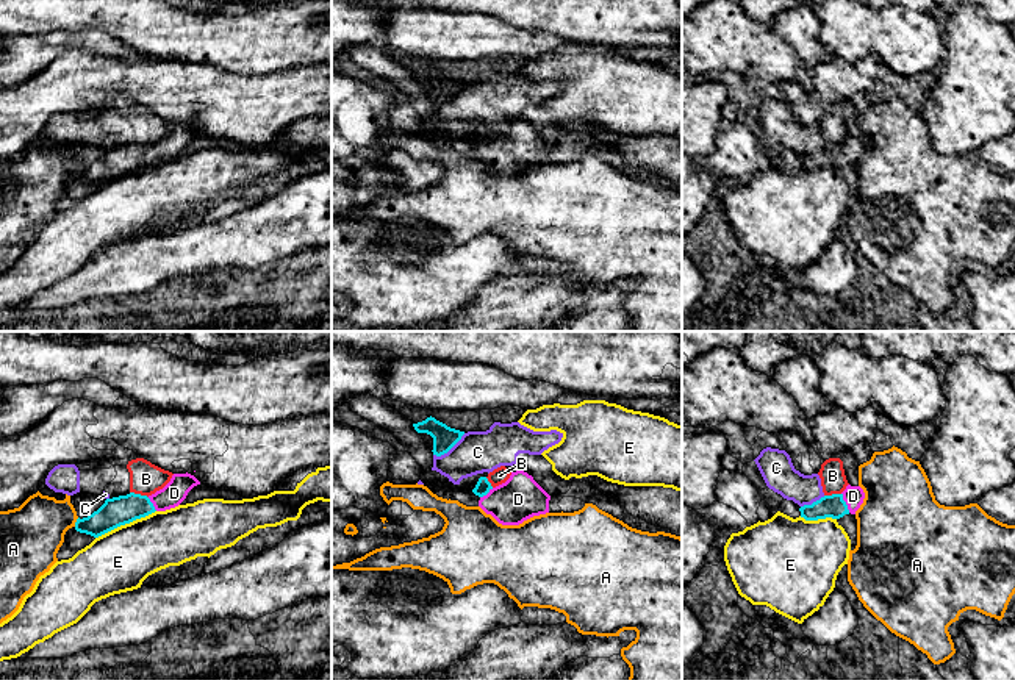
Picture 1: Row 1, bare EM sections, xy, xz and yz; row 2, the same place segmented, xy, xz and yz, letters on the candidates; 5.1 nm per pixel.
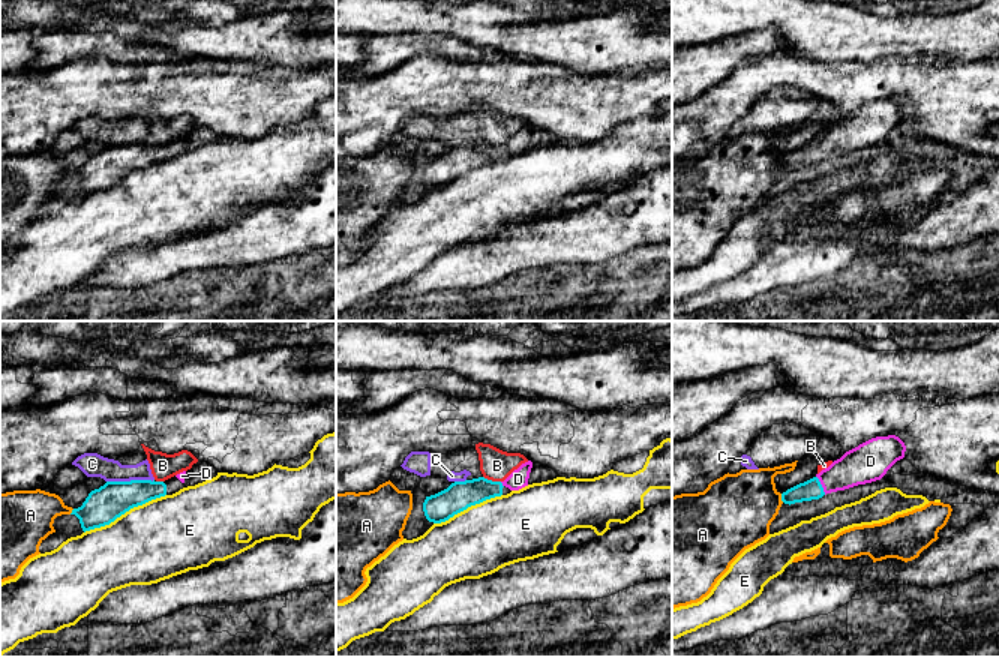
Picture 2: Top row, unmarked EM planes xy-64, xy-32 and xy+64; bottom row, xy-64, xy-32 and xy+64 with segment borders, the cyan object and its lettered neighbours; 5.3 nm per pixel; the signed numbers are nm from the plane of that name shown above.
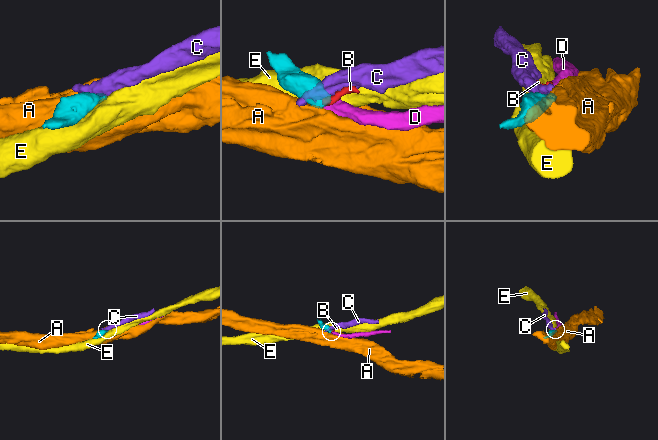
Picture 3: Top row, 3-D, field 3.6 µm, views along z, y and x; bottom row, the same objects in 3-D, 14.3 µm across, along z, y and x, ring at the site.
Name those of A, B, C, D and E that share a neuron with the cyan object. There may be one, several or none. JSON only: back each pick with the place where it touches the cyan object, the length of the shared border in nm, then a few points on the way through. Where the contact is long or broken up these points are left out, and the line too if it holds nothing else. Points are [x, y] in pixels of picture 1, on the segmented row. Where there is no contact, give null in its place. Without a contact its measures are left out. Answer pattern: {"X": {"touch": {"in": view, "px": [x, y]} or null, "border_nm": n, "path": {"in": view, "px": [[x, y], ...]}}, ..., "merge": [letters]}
{"D": {"touch": {"in": "yz", "px": [845, 502]}, "border_nm": 110, "path": {"in": "yz", "px": [[834, 507], [845, 502], [853, 496]]}}, "merge": ["D"]}

